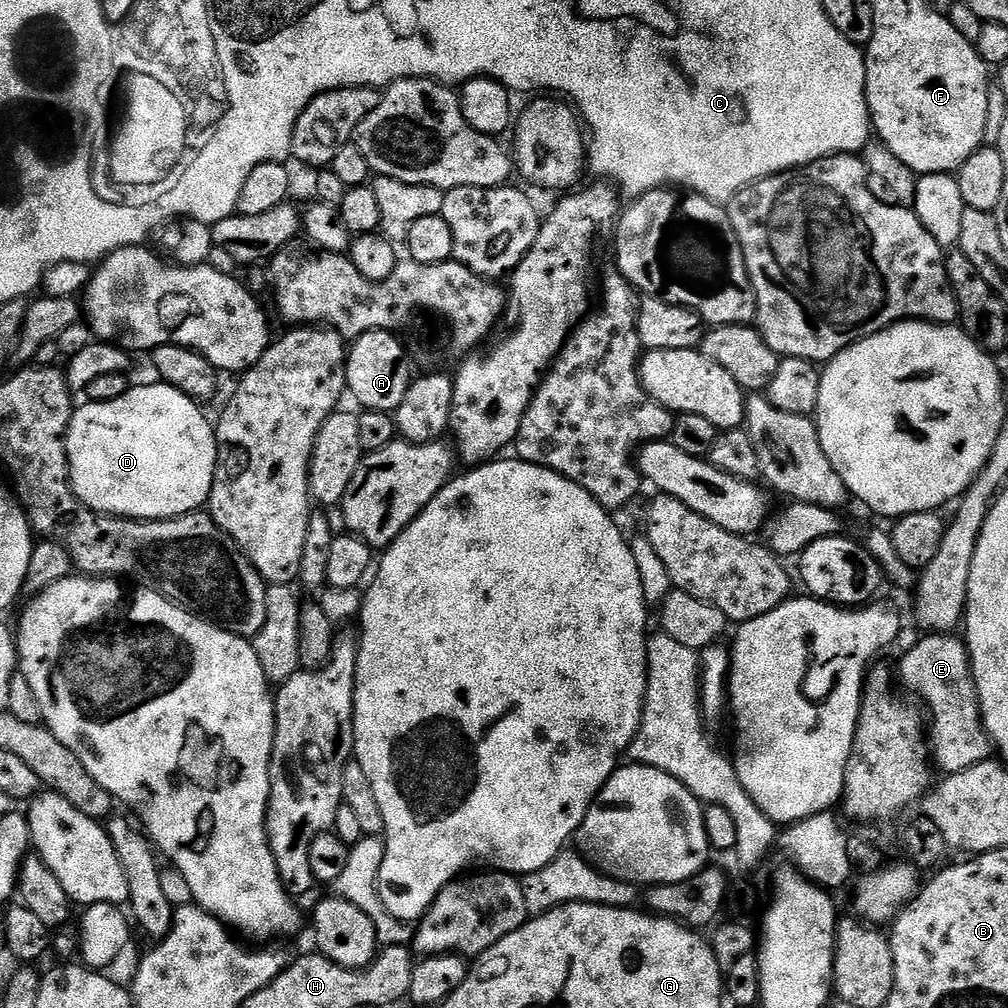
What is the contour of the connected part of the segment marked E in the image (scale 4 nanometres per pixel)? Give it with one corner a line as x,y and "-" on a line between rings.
924,634
921,637
901,658
898,676
904,679
905,686
926,709
935,767
939,771
941,768
944,774
961,772
981,764
990,756
990,741
980,717
980,703
972,678
972,664
968,660
968,646
956,634

